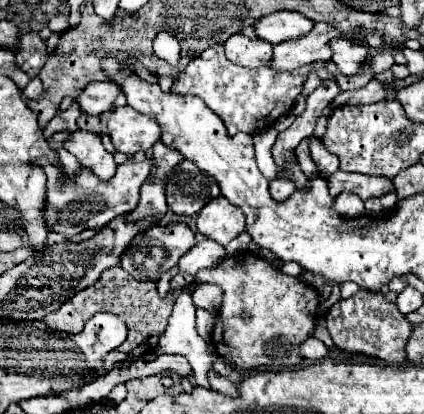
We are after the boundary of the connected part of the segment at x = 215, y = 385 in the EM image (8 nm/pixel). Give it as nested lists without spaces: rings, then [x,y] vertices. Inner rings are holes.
[[[215,370],[209,372],[209,384],[211,384],[213,390],[217,390],[217,392],[221,392],[221,394],[225,394],[225,396],[235,396],[235,398],[239,396],[237,386],[235,386],[233,382],[229,382],[227,378],[219,376]]]

